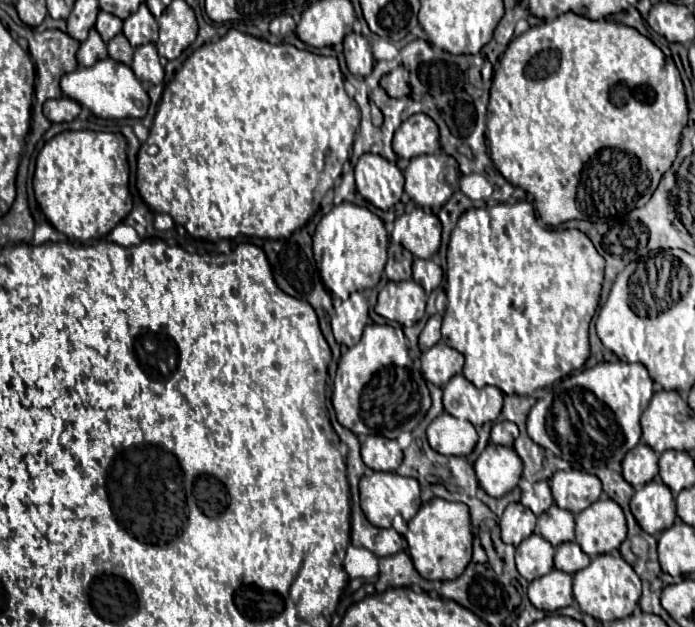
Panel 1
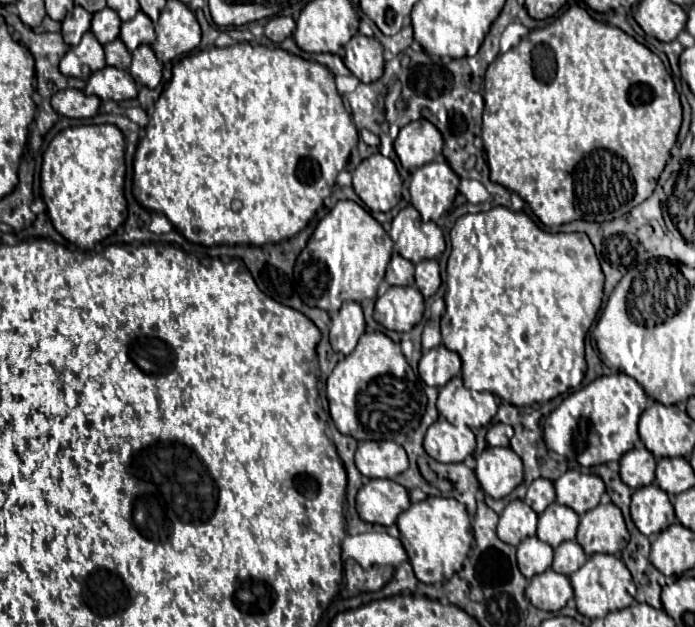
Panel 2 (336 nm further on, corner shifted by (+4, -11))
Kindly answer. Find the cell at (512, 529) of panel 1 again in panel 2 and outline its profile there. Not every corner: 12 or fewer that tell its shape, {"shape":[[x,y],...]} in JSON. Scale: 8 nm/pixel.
{"shape":[[522,499],[510,501],[498,523],[508,545],[536,535],[538,515]]}

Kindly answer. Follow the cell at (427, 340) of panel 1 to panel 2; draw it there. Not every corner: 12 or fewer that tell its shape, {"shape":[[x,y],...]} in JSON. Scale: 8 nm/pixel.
{"shape":[[430,319],[422,333],[422,349],[442,343],[438,319]]}

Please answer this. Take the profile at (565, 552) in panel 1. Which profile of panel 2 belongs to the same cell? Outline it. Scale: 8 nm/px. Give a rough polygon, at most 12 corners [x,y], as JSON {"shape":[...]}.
{"shape":[[576,541],[554,549],[552,569],[572,575],[588,555]]}

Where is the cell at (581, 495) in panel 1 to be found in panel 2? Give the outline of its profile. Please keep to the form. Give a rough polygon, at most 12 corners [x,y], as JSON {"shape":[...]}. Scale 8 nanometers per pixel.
{"shape":[[566,471],[554,481],[556,503],[584,515],[600,503],[604,481]]}

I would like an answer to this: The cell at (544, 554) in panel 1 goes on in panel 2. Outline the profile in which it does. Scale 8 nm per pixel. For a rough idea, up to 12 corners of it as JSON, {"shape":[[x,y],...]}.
{"shape":[[538,537],[518,545],[518,567],[526,579],[546,571],[552,547]]}

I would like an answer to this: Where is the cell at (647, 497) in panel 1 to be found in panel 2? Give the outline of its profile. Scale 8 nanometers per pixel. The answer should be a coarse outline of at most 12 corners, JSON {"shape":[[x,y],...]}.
{"shape":[[658,485],[634,491],[632,521],[644,535],[676,523]]}

